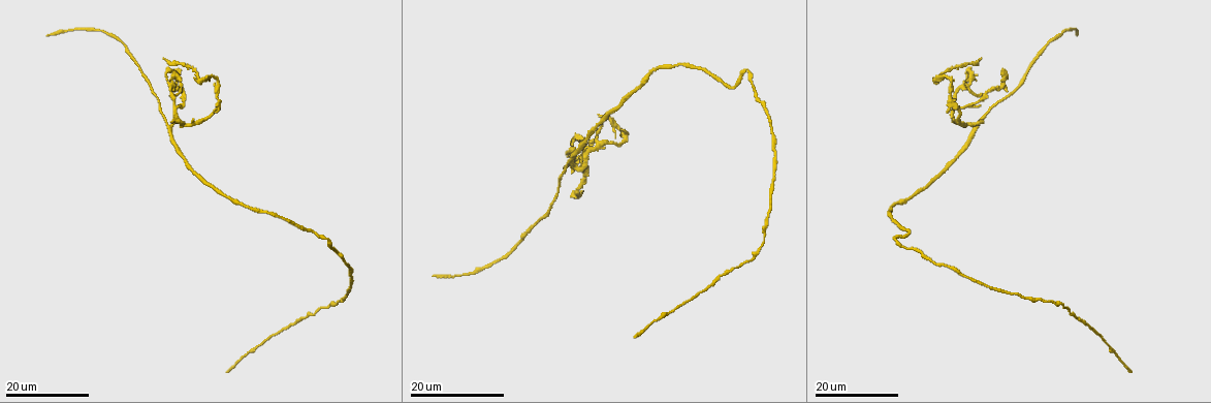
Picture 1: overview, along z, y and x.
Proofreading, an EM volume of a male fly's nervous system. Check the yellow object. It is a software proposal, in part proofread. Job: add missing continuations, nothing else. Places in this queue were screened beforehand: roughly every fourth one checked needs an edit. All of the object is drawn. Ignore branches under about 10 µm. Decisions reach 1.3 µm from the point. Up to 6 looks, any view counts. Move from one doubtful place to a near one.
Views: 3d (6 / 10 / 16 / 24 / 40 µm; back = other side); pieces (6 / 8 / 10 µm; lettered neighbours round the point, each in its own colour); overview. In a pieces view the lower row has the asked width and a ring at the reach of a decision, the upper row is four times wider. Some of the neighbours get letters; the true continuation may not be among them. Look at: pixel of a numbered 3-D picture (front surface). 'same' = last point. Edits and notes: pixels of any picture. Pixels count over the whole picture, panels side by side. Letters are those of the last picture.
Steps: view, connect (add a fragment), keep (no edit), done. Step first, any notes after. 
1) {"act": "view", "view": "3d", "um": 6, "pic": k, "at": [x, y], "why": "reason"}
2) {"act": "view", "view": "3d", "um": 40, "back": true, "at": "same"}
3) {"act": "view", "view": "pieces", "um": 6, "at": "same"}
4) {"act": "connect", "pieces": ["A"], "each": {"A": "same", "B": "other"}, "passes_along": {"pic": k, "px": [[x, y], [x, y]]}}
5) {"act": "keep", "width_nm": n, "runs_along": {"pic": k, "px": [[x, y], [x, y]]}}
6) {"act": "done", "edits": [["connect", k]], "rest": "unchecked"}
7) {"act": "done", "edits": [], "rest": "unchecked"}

{"act": "view", "view": "3d", "um": 16, "pic": 1, "at": [173, 68], "why": "end of a long branch"}

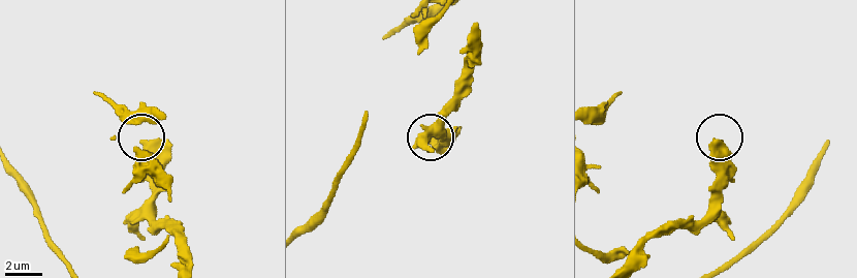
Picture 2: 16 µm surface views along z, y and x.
{"act": "view", "view": "pieces", "um": 6, "pic": 2, "at": [147, 142]}

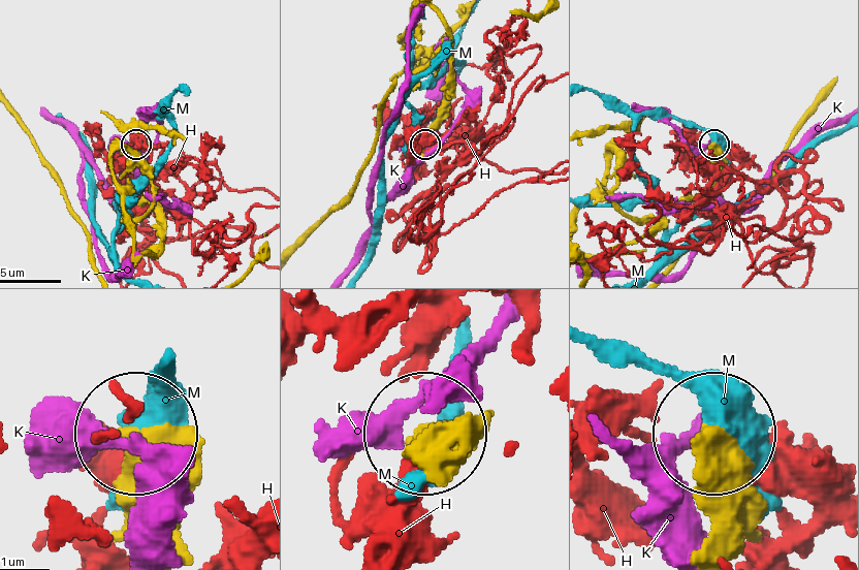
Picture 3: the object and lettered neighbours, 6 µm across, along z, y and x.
{"act": "keep", "width_nm": 510, "each": {"H": "other", "K": "other", "M": "other"}, "found": "no lettered fragment goes on from it"}

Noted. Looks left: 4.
{"act": "view", "view": "3d", "um": 24, "pic": 1, "at": [432, 276], "why": "end of a long branch"}

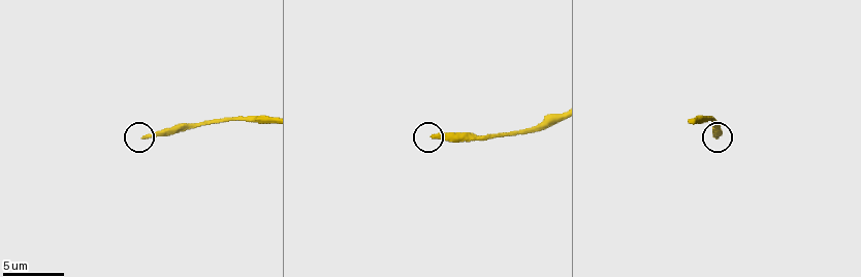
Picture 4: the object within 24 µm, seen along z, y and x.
{"act": "view", "view": "pieces", "um": 8, "pic": 4, "at": [431, 135]}

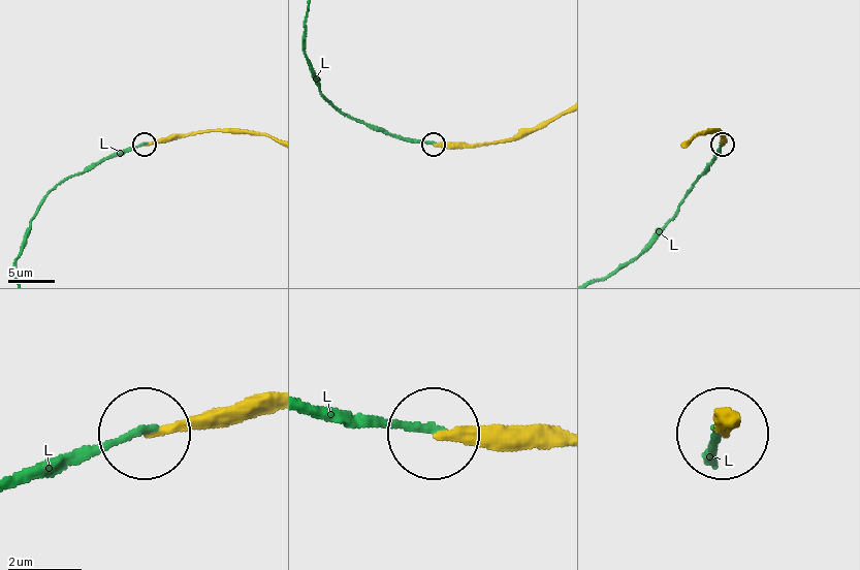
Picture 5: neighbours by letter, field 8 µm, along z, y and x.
{"act": "keep", "width_nm": 230, "each": {"L": "other"}, "runs_along": {"pic": 5, "px": [[560, 438], [434, 438]]}, "found": "no lettered fragment goes on from it"}

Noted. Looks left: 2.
{"act": "done", "edits": [], "rest": "unchecked"}

